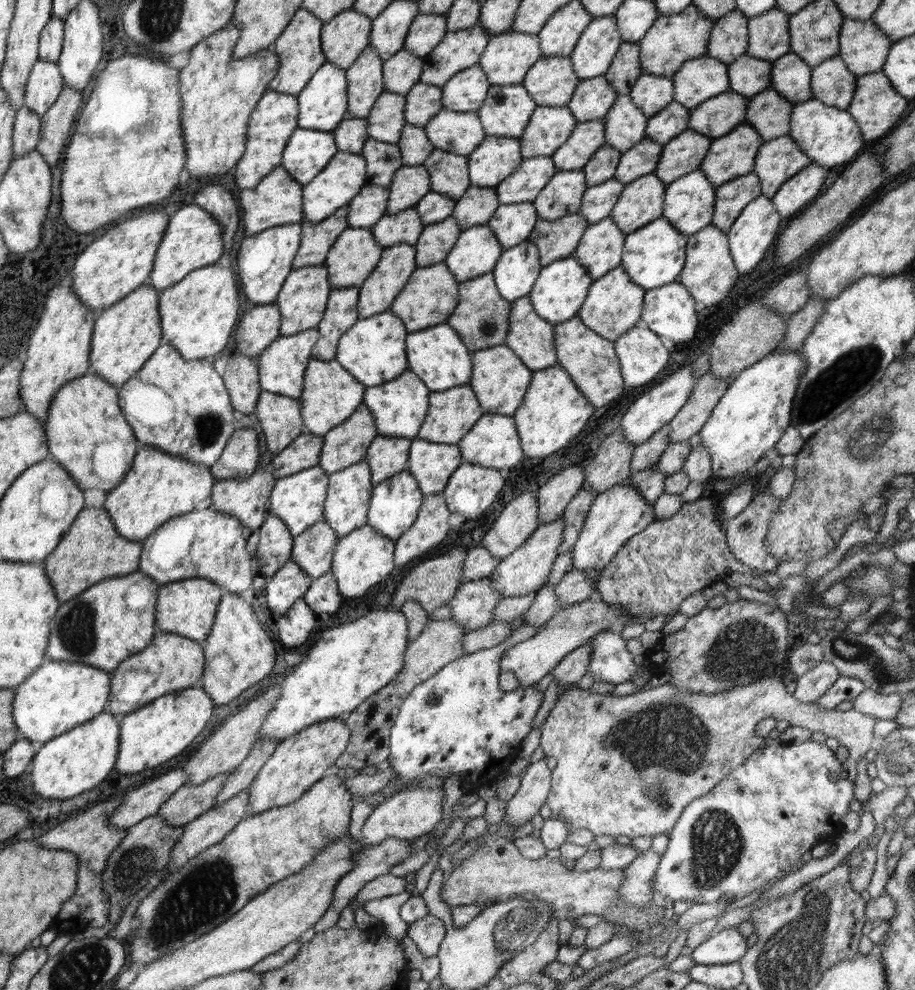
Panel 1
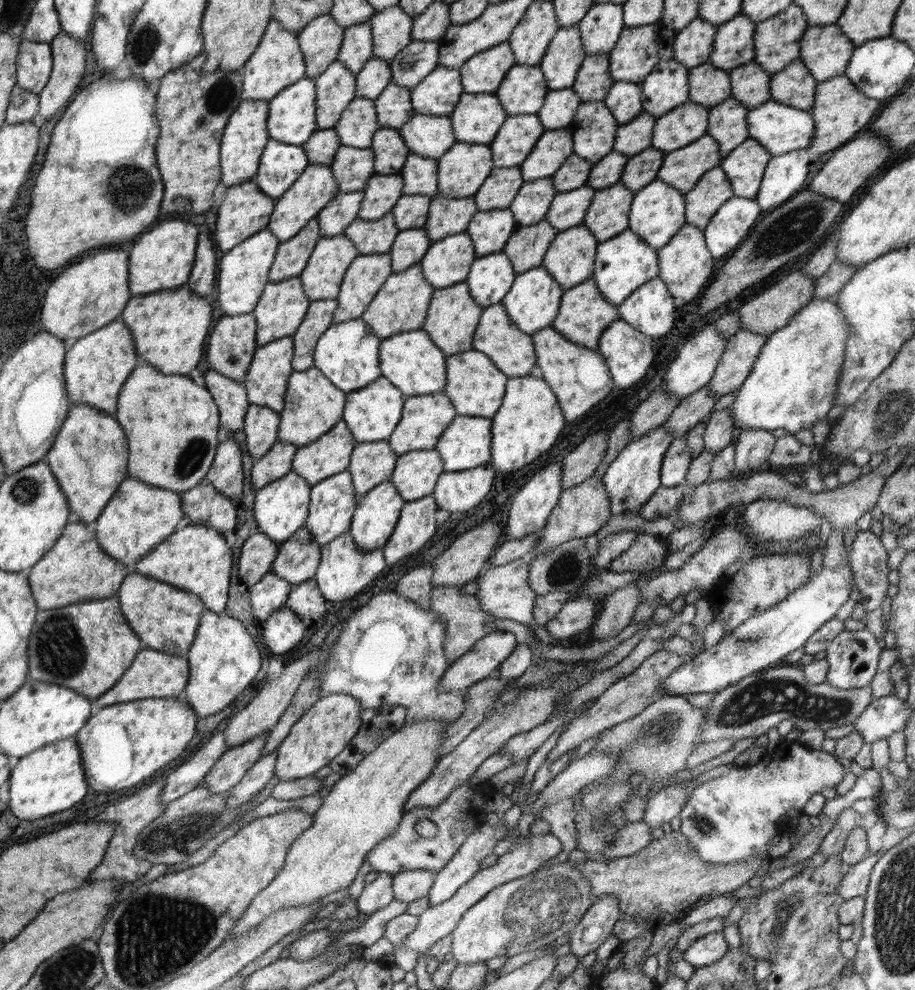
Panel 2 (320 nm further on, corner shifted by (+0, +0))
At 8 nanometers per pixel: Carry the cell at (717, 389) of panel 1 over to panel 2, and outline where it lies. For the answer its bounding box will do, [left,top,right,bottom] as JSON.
[708,329,766,398]

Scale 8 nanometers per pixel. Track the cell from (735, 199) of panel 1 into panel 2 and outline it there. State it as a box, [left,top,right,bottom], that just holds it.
[685,167,733,230]

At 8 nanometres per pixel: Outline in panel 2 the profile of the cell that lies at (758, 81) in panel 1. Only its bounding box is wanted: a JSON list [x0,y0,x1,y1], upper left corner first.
[689,63,731,108]

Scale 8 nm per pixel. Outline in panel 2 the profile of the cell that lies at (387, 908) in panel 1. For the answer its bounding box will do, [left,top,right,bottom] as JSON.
[357,873,393,914]

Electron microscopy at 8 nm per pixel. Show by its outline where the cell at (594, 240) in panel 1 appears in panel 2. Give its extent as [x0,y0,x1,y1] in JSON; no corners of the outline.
[541,223,599,290]

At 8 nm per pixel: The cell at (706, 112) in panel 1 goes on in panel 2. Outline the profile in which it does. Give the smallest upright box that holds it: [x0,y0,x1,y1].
[651,99,710,154]

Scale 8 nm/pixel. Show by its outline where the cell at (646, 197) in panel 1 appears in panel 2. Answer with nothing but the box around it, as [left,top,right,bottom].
[582,181,634,242]

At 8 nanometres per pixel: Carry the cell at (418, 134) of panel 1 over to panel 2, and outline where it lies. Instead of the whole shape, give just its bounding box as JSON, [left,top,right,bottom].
[370,129,411,174]

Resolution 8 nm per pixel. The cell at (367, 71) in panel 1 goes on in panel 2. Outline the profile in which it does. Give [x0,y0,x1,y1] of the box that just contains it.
[312,62,356,128]

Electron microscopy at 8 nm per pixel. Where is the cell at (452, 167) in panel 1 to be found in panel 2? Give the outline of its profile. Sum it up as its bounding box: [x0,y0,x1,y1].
[400,153,438,196]

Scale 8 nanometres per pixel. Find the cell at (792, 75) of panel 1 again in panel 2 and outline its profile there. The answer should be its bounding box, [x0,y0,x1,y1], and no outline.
[729,61,771,111]

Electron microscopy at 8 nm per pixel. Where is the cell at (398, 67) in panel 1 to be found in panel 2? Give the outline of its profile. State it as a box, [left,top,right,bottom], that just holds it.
[356,58,391,97]

